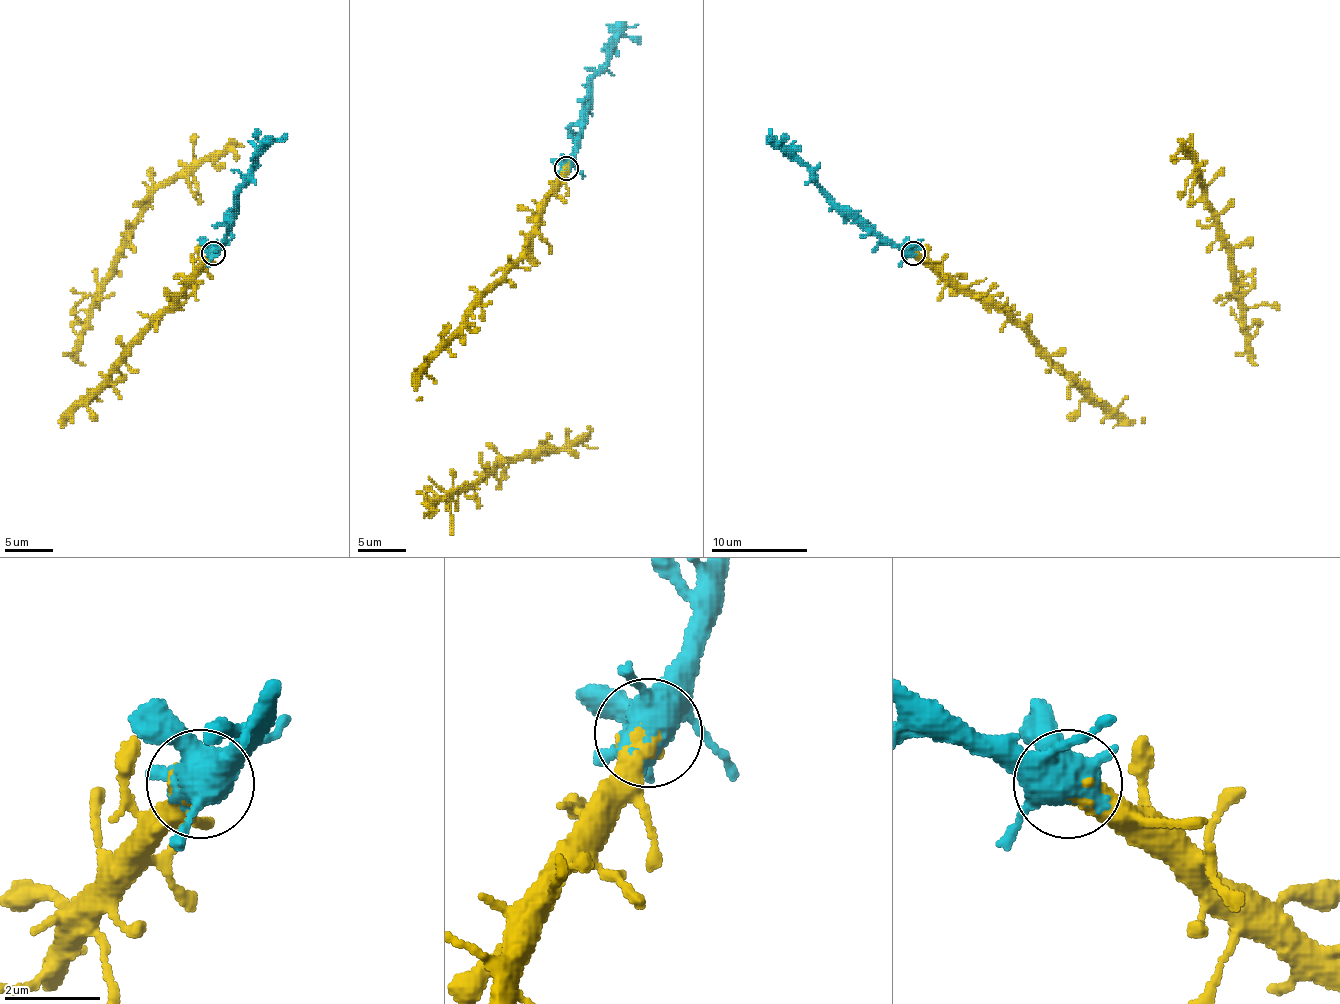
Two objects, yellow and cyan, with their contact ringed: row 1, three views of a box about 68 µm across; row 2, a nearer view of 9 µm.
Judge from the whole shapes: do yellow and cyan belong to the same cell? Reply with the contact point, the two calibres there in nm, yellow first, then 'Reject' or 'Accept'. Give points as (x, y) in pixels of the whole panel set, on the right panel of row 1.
Place: (913, 253). Thickness 800 nm (yellow) against 500 nm. Accept

